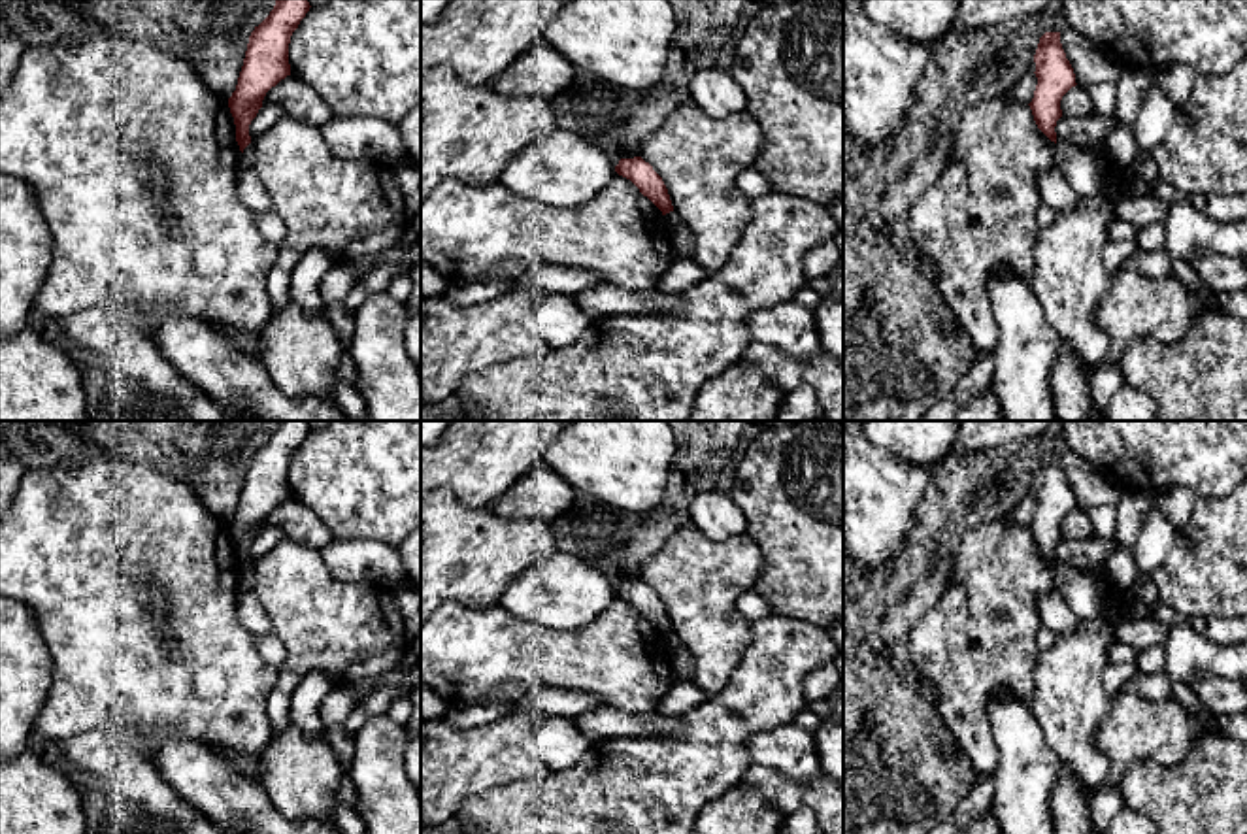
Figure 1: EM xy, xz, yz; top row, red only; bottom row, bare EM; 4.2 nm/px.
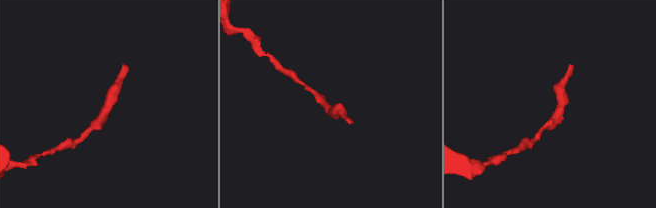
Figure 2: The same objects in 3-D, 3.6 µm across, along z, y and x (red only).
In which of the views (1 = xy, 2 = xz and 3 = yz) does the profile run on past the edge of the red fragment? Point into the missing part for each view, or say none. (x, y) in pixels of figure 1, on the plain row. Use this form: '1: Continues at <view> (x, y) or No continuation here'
1: No continuation here
2: No continuation here
3: No continuation here

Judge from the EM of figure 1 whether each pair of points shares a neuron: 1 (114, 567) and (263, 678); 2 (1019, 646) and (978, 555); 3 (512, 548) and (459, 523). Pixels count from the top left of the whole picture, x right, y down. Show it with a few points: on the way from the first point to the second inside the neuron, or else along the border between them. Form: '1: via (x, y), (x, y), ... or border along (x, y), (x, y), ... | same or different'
1: via (151, 567), (225, 640) | same
2: via (997, 623), (991, 617), (991, 578) | same
3: via (498, 548), (483, 548), (472, 536) | same

